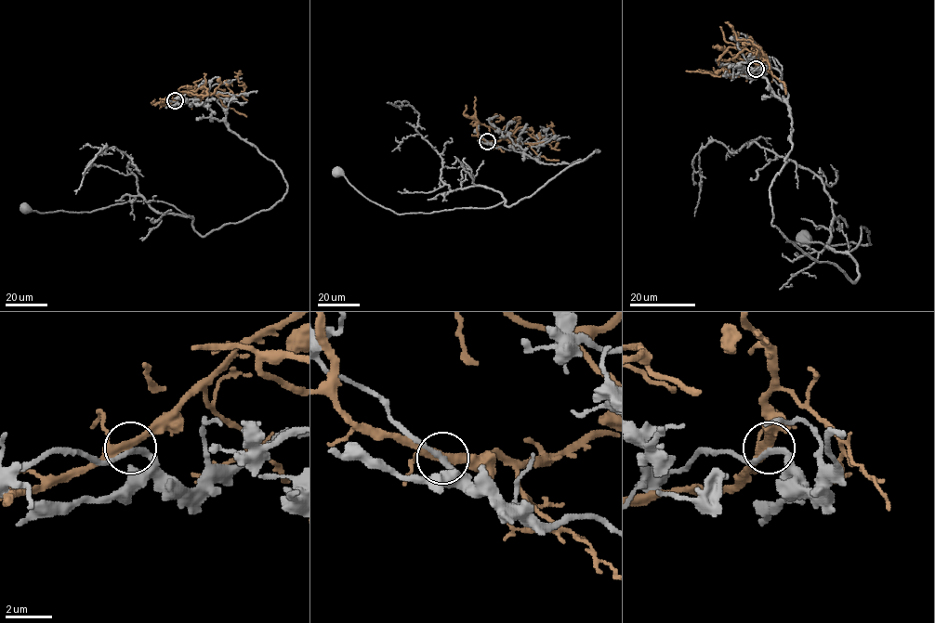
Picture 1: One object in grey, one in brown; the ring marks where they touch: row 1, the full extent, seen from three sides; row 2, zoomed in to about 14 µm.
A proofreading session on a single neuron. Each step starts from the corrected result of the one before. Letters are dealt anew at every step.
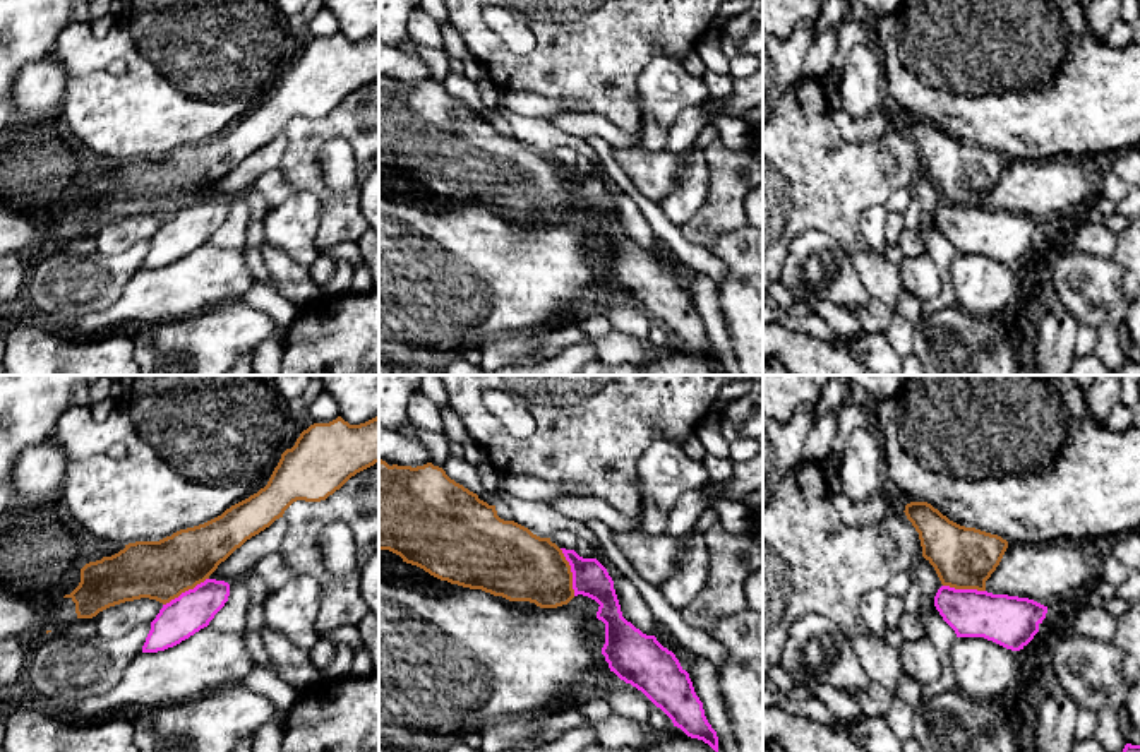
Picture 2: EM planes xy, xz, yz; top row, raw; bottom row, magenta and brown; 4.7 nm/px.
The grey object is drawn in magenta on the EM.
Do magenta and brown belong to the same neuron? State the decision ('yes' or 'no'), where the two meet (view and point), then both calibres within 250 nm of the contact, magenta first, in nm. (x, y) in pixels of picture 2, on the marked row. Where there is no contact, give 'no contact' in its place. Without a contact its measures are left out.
no; meets magenta in xz at (571, 571); 170 nm thick on the magenta side, 320 nm on the other

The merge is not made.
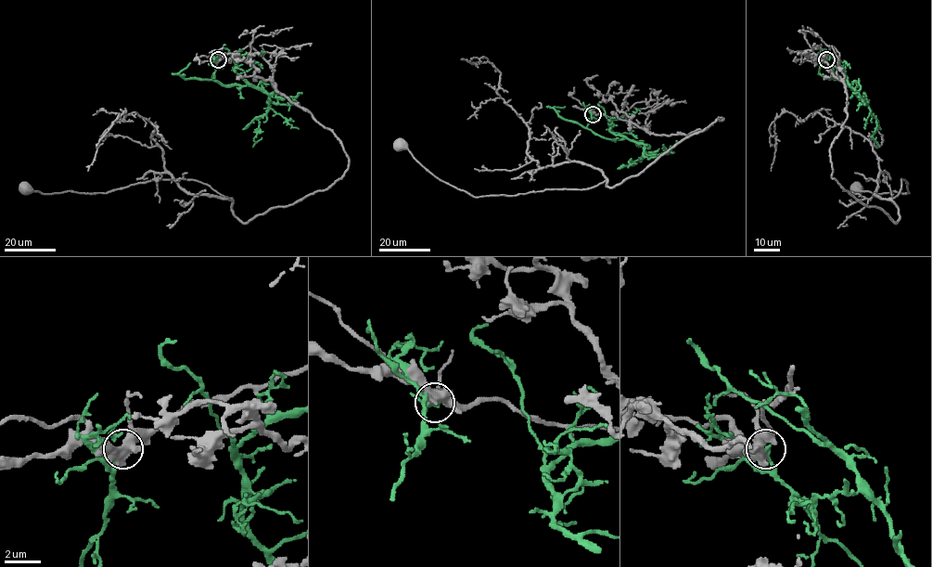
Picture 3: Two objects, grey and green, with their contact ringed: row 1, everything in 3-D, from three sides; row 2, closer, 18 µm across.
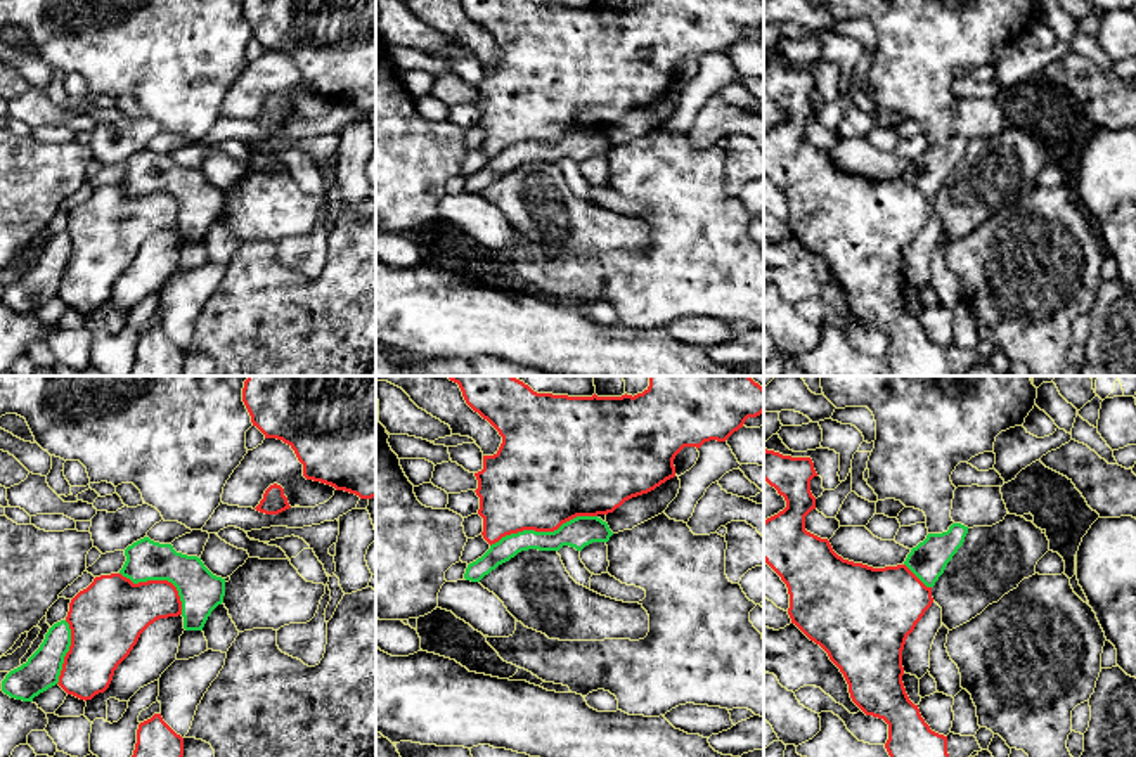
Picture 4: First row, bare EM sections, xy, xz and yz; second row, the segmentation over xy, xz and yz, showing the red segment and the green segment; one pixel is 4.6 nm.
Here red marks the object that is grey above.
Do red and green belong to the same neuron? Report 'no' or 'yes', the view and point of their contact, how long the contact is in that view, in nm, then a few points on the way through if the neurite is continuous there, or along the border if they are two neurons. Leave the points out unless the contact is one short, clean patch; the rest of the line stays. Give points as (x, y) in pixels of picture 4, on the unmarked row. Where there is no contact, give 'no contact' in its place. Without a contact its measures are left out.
no; contact xz (542, 142); length 500 nm

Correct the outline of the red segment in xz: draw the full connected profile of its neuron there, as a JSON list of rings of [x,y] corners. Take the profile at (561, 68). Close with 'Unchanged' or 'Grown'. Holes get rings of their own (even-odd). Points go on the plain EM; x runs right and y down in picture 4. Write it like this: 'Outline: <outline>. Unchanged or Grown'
Outline: [[[461,0],[466,16],[487,31],[502,49],[502,55],[494,68],[483,68],[483,81],[474,85],[480,109],[478,126],[483,130],[483,151],[492,158],[502,149],[523,142],[554,144],[563,135],[577,128],[597,128],[613,125],[625,113],[648,106],[675,88],[674,71],[684,59],[700,61],[705,54],[726,54],[734,43],[743,40],[748,29],[757,29],[764,24],[764,0],[648,0],[637,7],[622,9],[568,9],[552,5],[537,5],[532,0]]]. Unchanged

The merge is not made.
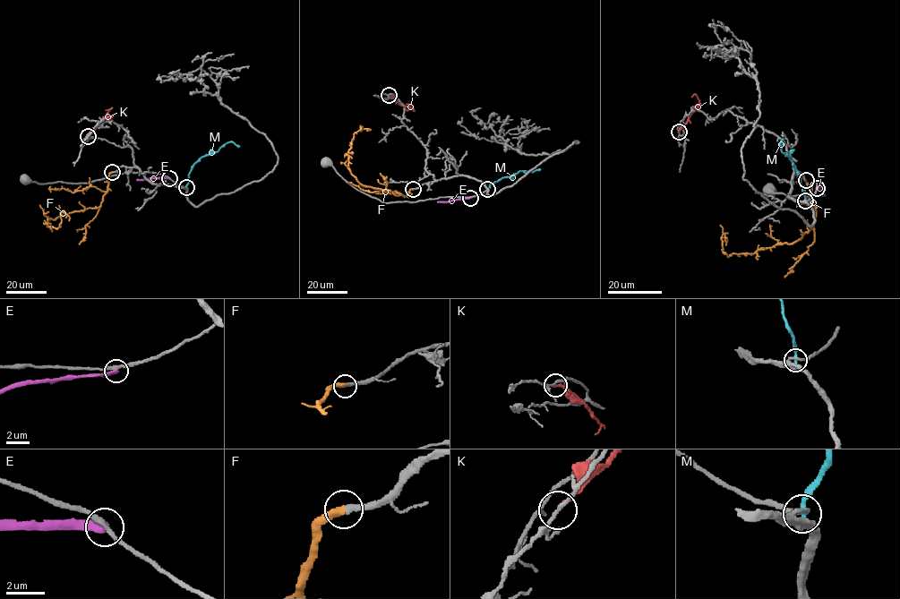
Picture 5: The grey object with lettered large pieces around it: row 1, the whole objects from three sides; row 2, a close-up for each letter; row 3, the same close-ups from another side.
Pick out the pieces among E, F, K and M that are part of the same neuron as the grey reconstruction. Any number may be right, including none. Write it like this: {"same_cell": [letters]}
{"same_cell": ["F"]}

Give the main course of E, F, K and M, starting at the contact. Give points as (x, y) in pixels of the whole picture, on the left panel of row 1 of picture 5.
E: (169, 178), (136, 180)
F: (112, 172), (101, 205), (50, 218), (47, 223), (50, 226), (59, 227), (62, 211), (66, 214), (68, 220)
K: (88, 136), (111, 107), (106, 110)
M: (185, 187), (191, 167), (201, 158), (214, 154), (230, 141), (239, 146)

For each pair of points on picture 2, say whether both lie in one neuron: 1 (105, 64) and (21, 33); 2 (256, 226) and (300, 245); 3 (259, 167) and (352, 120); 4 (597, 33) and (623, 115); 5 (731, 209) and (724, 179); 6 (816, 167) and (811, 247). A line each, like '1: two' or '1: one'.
1: two
2: two
3: two
4: one
5: one
6: two

